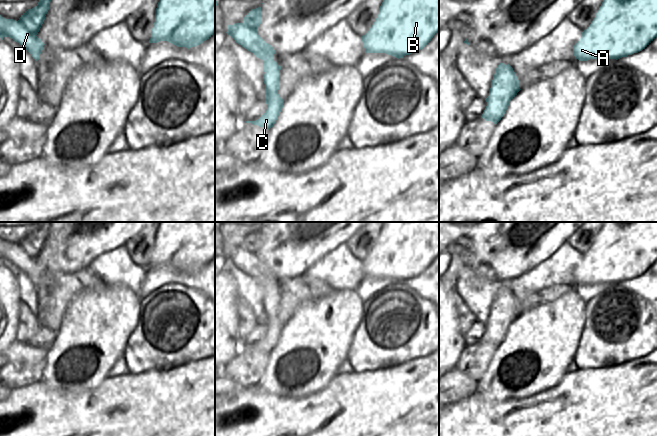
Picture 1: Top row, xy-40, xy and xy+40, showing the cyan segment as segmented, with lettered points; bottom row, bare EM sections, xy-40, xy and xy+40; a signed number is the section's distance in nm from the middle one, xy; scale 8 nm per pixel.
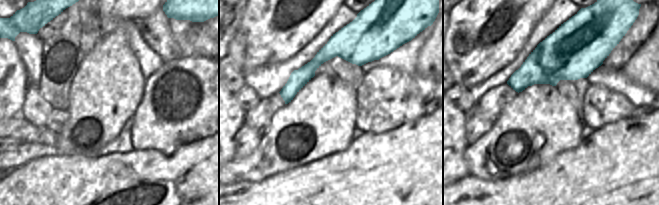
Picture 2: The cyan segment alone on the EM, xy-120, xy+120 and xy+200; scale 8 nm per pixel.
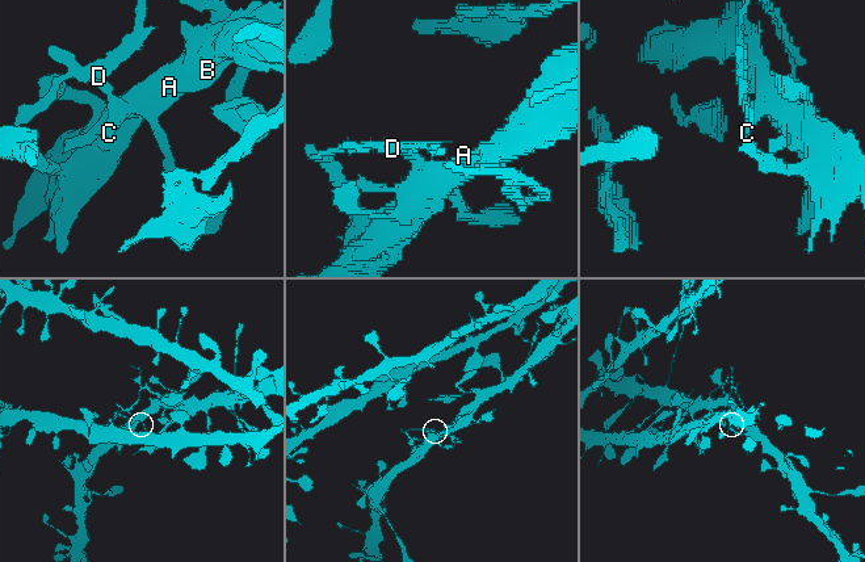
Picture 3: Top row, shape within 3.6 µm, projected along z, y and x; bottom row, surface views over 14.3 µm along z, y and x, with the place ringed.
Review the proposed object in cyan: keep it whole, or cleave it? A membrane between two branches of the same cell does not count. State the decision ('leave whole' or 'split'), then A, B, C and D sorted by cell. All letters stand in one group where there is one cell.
leave whole; A B C D

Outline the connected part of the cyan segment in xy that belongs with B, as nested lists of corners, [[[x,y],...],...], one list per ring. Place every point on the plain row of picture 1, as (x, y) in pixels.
[[[383,222],[379,238],[371,252],[361,261],[365,277],[386,277],[395,282],[423,273],[439,254],[439,222]]]

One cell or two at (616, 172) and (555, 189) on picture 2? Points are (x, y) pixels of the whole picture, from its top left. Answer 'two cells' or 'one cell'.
one cell

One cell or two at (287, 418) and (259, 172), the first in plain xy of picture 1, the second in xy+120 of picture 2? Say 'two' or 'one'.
two

